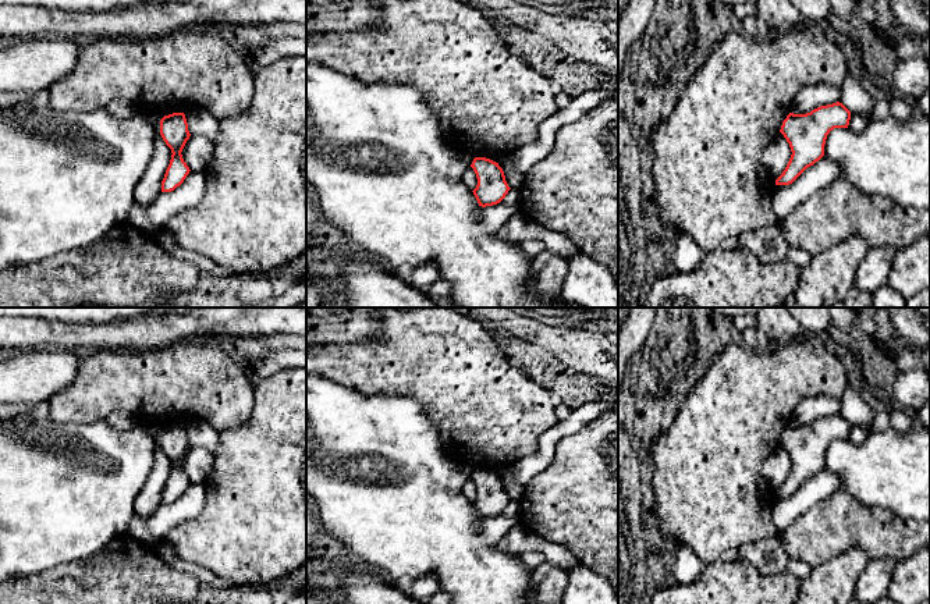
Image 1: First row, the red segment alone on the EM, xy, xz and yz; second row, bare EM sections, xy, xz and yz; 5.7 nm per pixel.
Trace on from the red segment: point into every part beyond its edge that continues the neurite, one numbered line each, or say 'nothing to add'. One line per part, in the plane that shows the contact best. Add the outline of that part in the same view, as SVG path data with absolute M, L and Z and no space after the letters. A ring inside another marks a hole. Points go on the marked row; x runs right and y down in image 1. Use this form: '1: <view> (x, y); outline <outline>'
nothing to add

